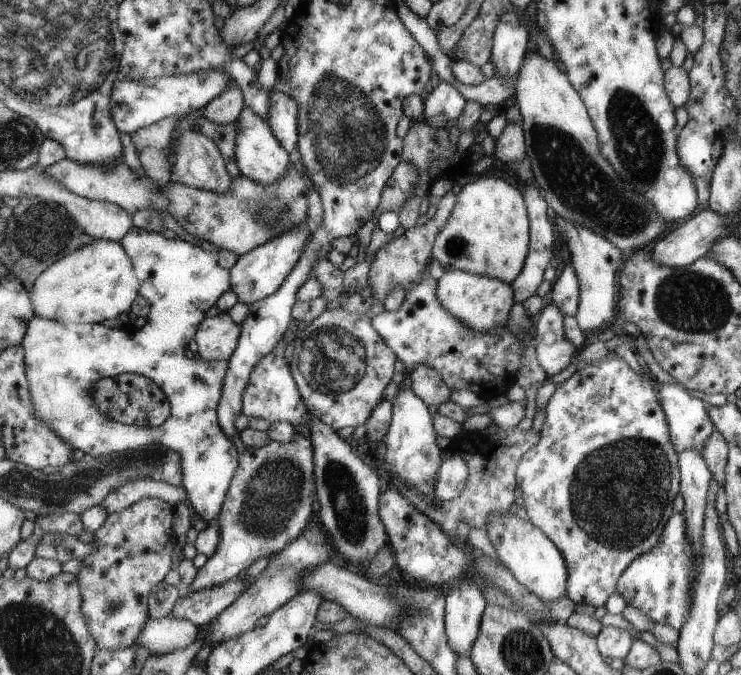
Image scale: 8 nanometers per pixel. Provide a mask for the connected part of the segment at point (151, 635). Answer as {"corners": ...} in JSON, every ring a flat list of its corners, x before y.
{"corners":[[172,617,152,618,135,642,138,648,146,648,150,655,163,656,191,645,197,634,198,628,192,622]]}

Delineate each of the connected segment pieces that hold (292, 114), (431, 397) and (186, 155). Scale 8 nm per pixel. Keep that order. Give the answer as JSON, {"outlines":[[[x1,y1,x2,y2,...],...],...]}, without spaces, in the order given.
{"outlines":[[[281,91,270,92,271,112,267,124,274,130,275,136,291,153,297,148,299,136,299,105,287,93]],[[417,365,411,373,411,392,415,393,428,407,448,403,451,391,446,387,438,372,425,365]],[[192,112,188,116,184,116,183,122,174,131,175,134,171,144,175,146,177,160,172,165,171,182,172,184,181,183,188,187,208,190,214,193,229,192,233,186,233,178,228,173,226,160,222,157,220,150,212,140,195,132,195,129,191,126,198,117,197,113]]]}

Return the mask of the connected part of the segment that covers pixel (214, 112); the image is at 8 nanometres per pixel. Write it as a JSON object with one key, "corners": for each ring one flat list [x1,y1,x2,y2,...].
{"corners":[[227,88,206,107,203,116,218,125,236,123,245,108,245,99,240,88]]}

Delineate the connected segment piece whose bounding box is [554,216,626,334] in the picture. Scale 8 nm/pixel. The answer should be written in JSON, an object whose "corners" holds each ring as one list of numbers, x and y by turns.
{"corners":[[558,216,554,224,558,226,567,240,571,253,570,265,579,281,579,306,575,315,578,327,584,334,598,329,602,330,605,324,617,314,616,276,626,260,626,255,591,229,567,222]]}

